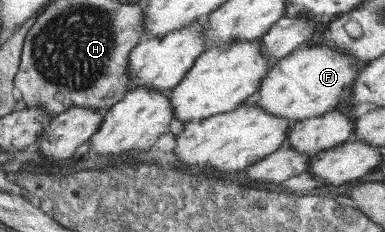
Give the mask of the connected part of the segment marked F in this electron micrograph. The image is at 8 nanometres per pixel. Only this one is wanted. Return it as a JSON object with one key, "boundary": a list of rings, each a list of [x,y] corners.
{"boundary":[[[312,45],[289,53],[274,63],[262,81],[257,99],[251,97],[248,105],[262,107],[263,111],[297,122],[324,115],[340,101],[351,95],[352,81],[363,67],[361,63],[342,51],[326,45]]]}

